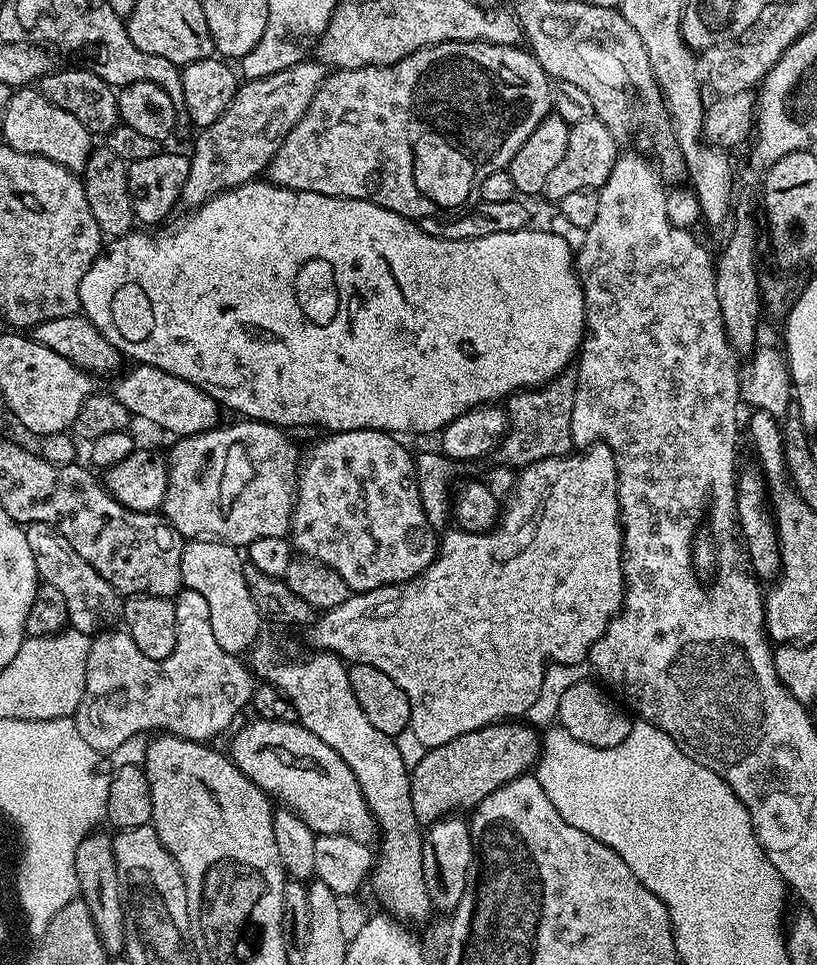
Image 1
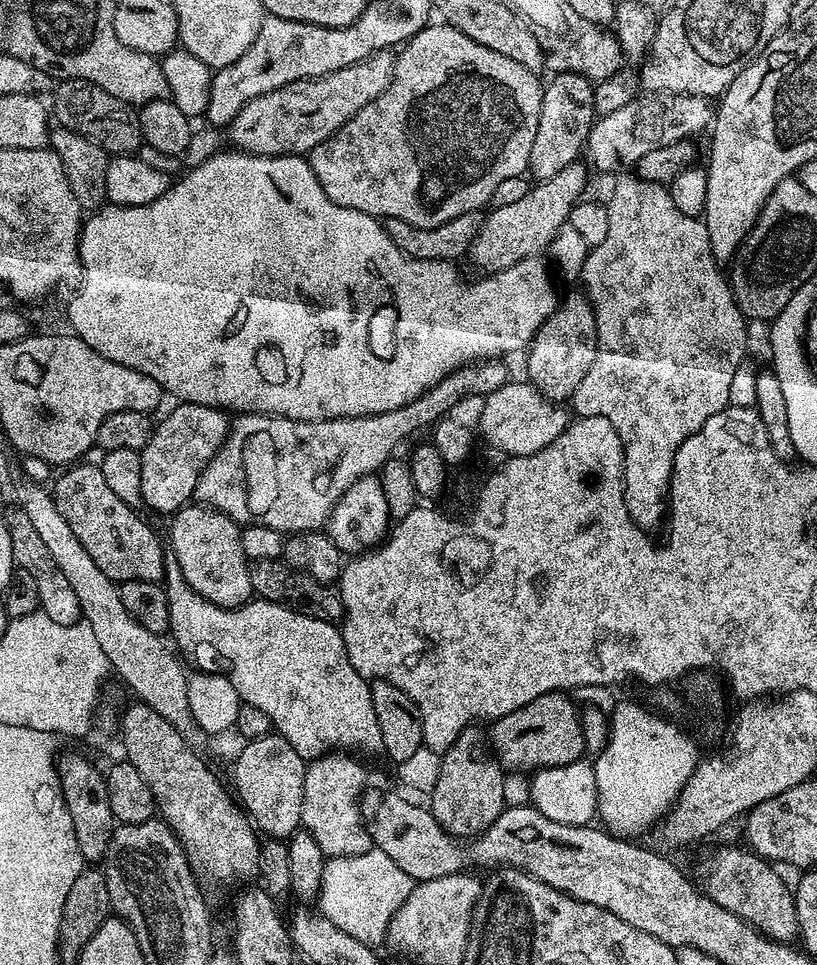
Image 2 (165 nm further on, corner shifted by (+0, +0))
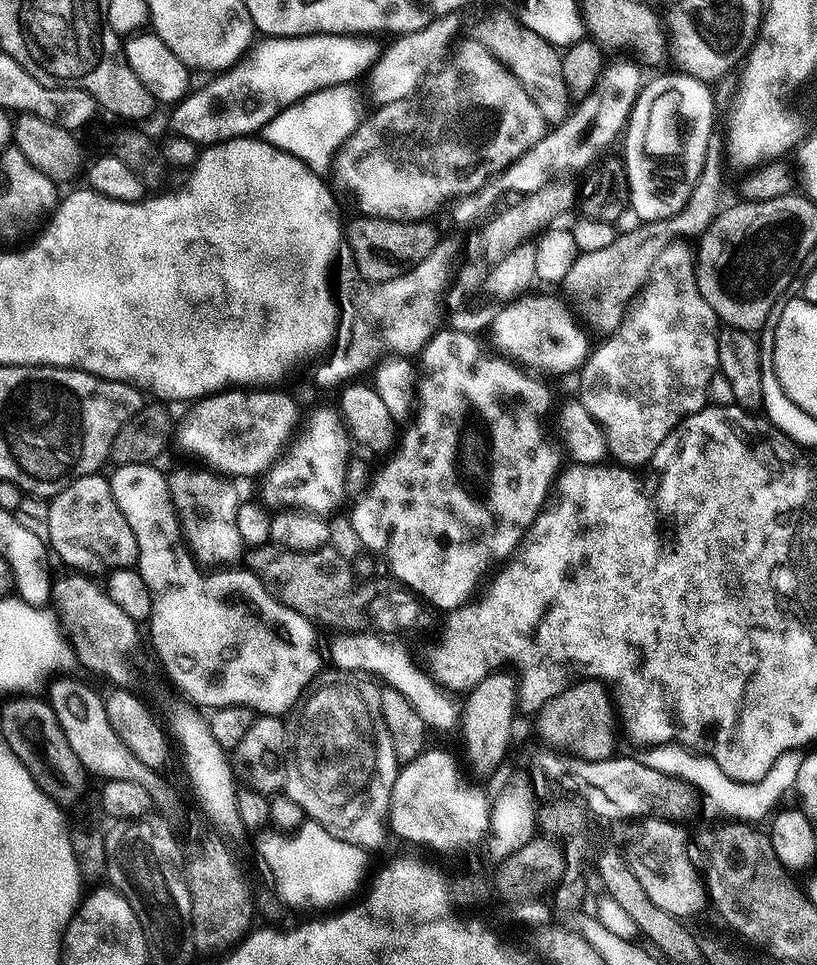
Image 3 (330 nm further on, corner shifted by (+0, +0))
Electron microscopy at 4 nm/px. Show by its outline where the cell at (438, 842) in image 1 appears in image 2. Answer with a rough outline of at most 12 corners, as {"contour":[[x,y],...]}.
{"contour":[[469,726],[441,755],[430,811],[475,838],[504,813],[490,740]]}

